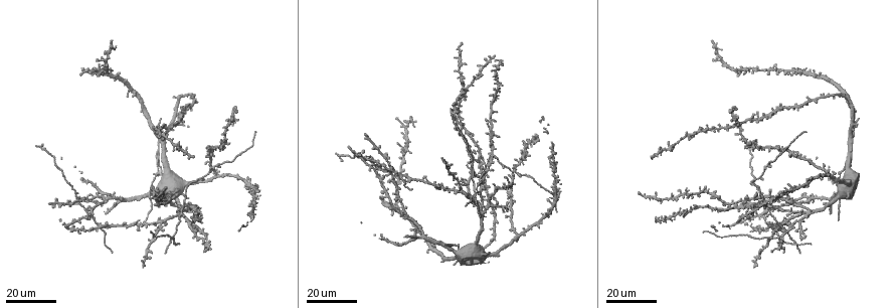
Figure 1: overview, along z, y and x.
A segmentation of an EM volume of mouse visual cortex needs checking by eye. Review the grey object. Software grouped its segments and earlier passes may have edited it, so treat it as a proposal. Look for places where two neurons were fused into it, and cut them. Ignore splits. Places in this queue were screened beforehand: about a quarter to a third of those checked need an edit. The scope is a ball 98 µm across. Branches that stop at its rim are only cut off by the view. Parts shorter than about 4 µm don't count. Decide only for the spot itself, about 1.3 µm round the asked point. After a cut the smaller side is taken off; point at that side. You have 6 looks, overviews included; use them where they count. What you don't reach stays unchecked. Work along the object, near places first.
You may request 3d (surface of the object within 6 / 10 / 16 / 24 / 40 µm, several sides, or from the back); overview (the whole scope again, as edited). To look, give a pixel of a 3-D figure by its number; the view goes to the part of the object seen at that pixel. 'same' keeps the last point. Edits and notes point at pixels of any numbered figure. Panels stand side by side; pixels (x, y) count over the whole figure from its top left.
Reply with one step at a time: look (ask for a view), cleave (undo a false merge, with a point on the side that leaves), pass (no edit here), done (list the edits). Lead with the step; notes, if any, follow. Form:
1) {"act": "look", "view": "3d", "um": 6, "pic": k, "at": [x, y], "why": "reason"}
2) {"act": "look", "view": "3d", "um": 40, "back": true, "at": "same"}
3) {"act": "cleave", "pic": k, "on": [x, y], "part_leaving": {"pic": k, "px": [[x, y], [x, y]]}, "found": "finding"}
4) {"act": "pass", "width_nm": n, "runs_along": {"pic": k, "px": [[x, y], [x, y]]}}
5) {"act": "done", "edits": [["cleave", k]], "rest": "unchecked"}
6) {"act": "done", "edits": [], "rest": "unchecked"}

{"act": "look", "view": "3d", "um": 16, "pic": 1, "at": [795, 243], "why": "branch point"}

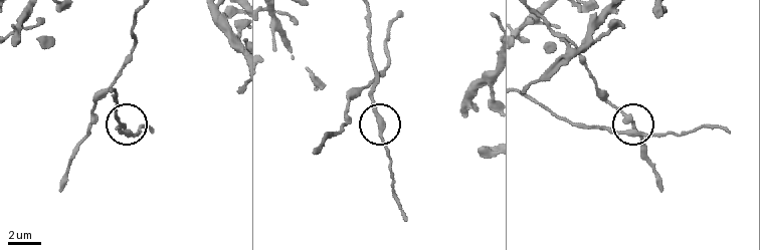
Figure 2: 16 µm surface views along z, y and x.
{"act": "look", "view": "3d", "um": 6, "pic": 2, "at": [373, 110]}

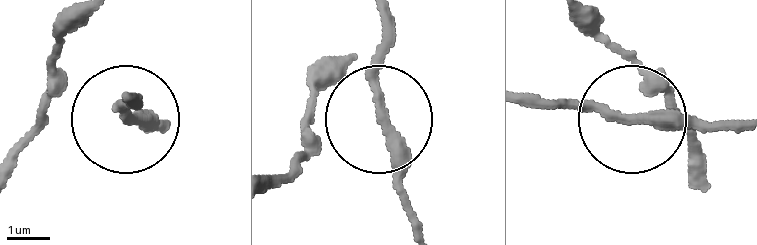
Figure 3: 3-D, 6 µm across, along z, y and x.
{"act": "pass", "side_arm_um": 8, "runs_along": {"pic": 3, "px": [[583, 16], [640, 81], [640, 120], [731, 125]]}, "found": "one neuron here"}

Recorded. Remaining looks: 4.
{"act": "look", "view": "3d", "um": 16, "pic": 1, "at": [482, 177], "why": "two arms at a narrow angle"}

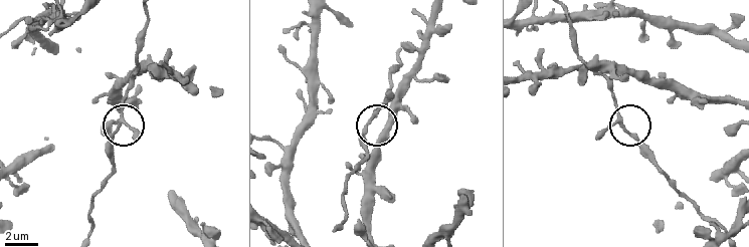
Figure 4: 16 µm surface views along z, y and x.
{"act": "look", "view": "3d", "um": 6, "pic": 4, "at": [628, 134]}

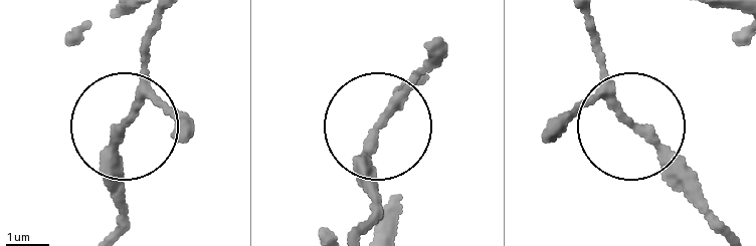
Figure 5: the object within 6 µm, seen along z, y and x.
{"act": "pass", "width_nm": 160, "runs_along": {"pic": 5, "px": [[159, 25], [148, 89], [119, 133], [119, 227]]}, "found": "one neuron here"}

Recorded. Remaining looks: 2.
{"act": "look", "view": "3d", "um": 16, "pic": 1, "at": [73, 205], "why": "small branch off a trunk"}

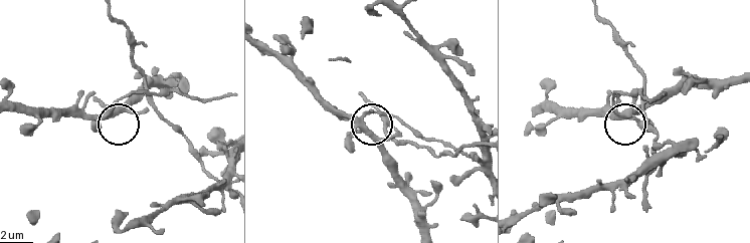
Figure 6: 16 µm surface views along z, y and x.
{"act": "look", "view": "3d", "um": 10, "pic": 6, "at": [619, 115]}

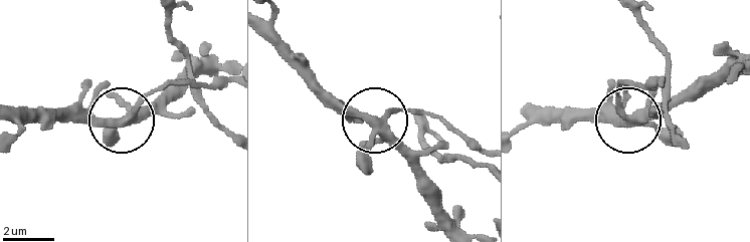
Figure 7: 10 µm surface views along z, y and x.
{"act": "cleave", "pic": 7, "on": [418, 109], "arms": 5, "part_leaving": {"pic": 7, "px": [[390, 114], [407, 107], [439, 116], [485, 151]]}, "found": "a second neuron is stuck on"}

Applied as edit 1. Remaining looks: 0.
{"act": "done", "edits": [["cleave", 7]], "rest": "unchecked"}

